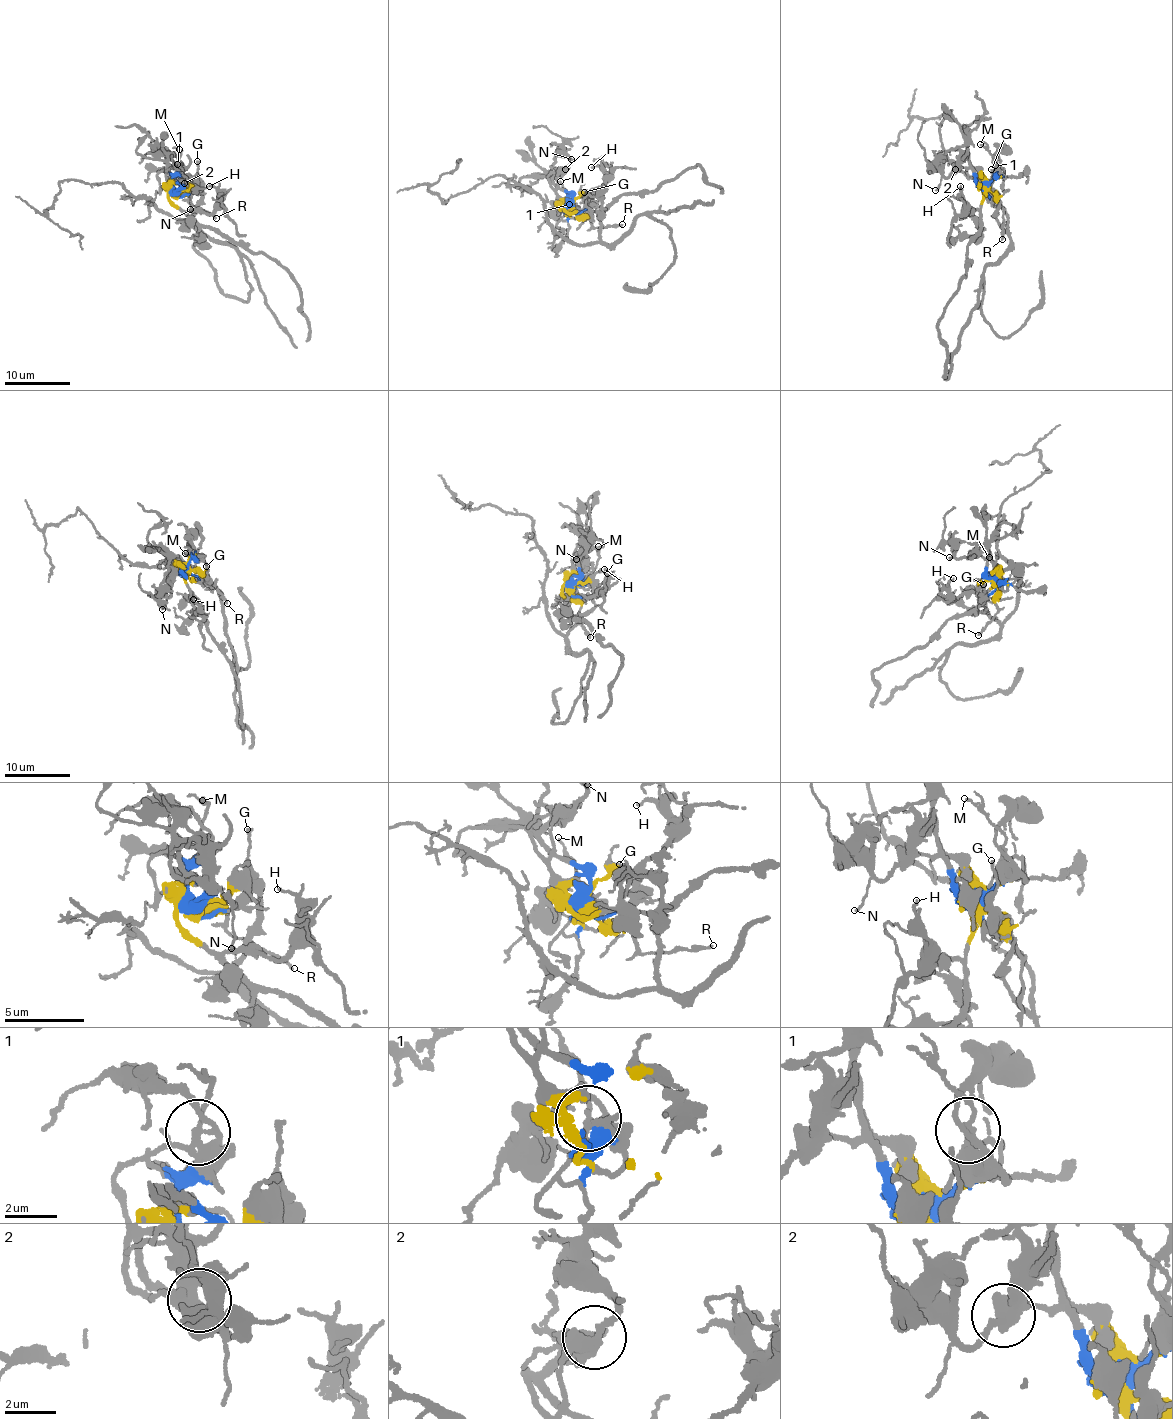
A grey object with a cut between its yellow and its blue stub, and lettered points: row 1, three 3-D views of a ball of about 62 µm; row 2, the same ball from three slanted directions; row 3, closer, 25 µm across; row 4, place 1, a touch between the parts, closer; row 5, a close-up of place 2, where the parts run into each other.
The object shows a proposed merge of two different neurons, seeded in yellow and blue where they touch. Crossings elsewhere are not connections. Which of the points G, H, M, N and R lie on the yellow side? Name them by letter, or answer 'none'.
H, R

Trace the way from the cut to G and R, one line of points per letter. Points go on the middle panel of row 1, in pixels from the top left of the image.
G: (571, 207), (574, 213), (581, 213), (590, 205), (585, 191)
R: (571, 207), (577, 215), (589, 219), (593, 228), (623, 225)

